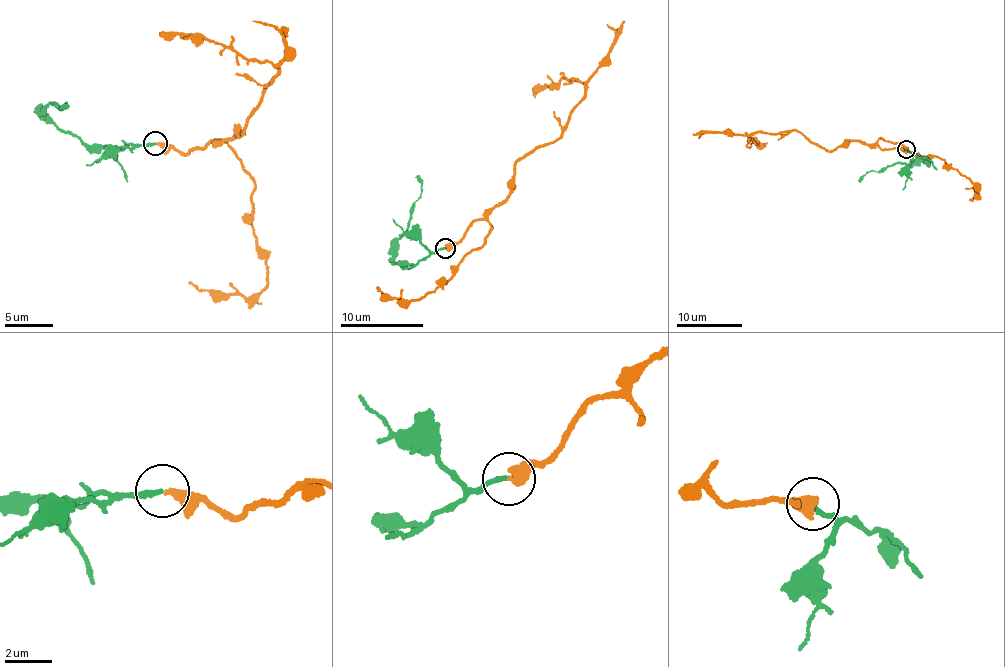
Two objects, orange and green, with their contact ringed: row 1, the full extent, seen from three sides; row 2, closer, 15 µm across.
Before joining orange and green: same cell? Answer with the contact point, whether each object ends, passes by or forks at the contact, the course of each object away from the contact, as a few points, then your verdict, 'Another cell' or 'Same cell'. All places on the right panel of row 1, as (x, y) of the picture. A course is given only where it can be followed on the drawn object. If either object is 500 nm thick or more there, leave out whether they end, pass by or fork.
Place: (906, 149). At the ring orange ends. At the ring green ends. Course of orange: (908, 149), (882, 150), (875, 143), (853, 140), (832, 150), (794, 130), (751, 135), (748, 141), (765, 144). Course of green: (906, 150), (929, 162), (895, 162), (865, 174), (858, 181). Same cell

